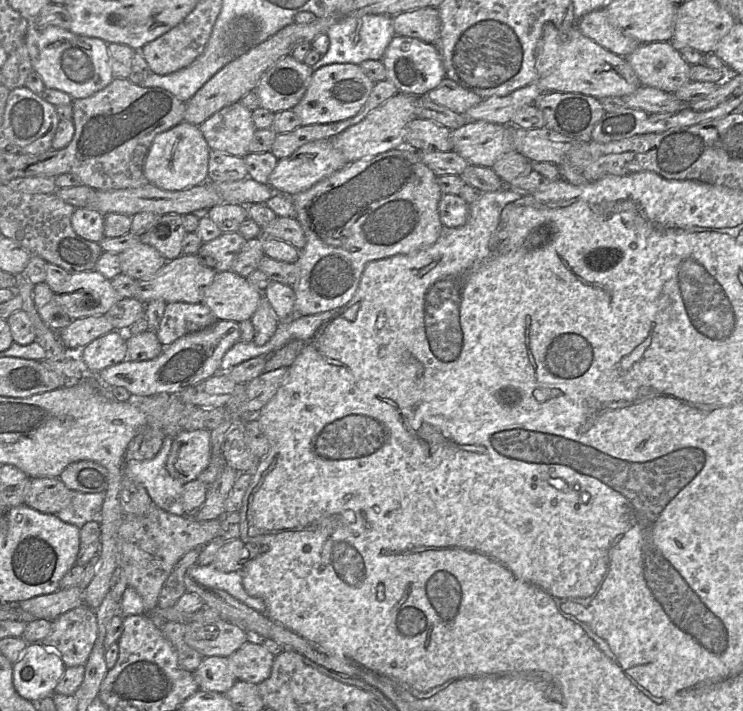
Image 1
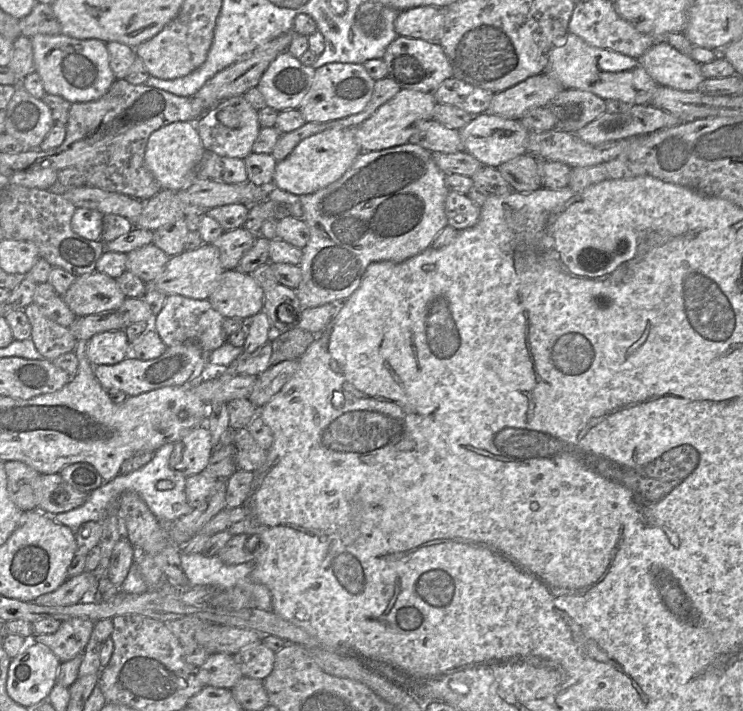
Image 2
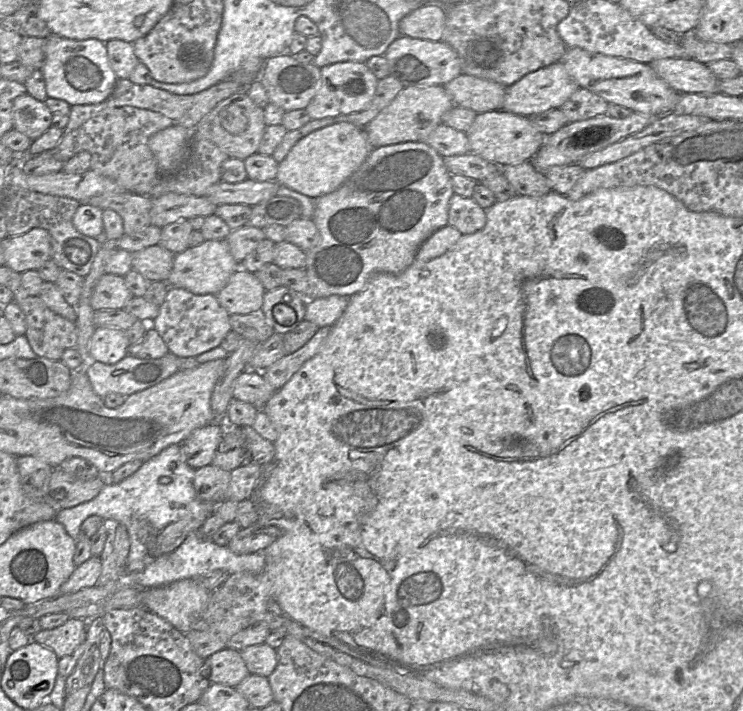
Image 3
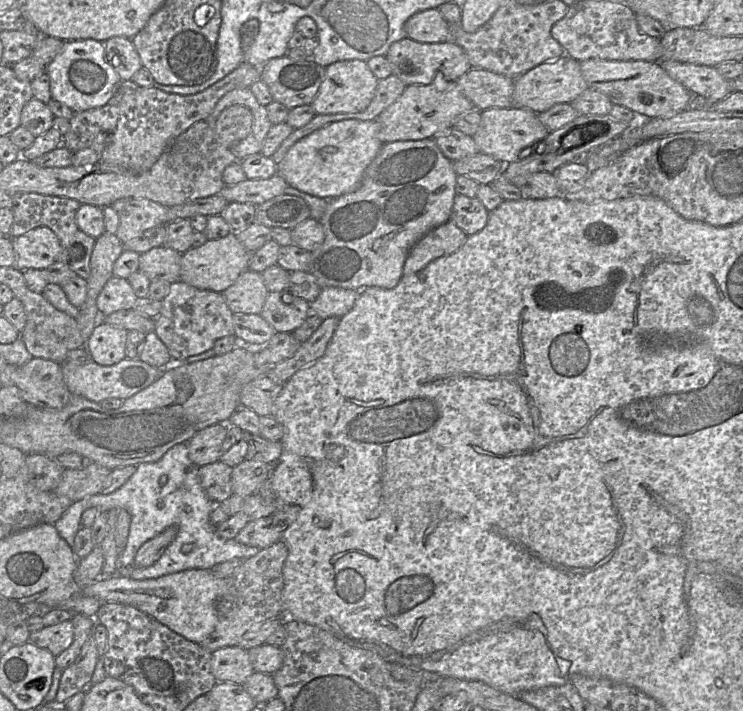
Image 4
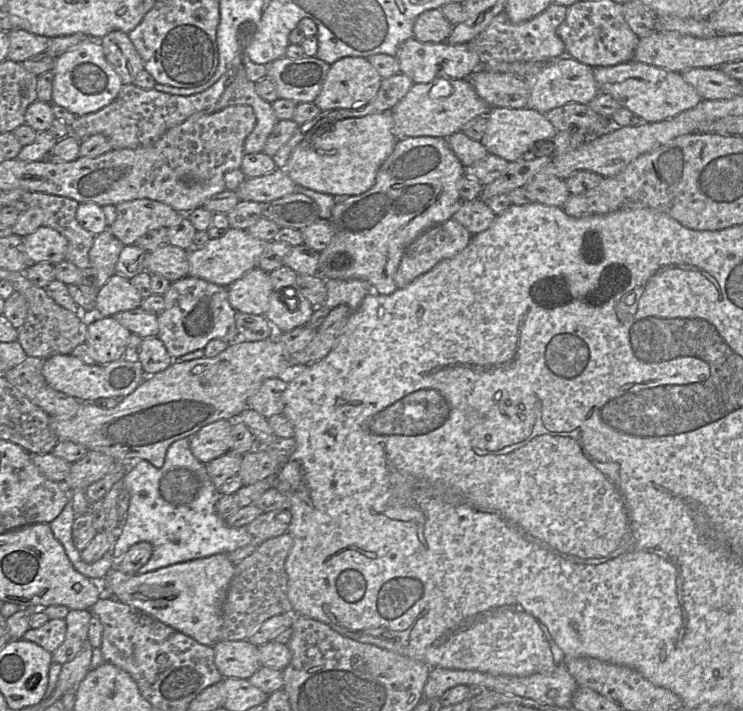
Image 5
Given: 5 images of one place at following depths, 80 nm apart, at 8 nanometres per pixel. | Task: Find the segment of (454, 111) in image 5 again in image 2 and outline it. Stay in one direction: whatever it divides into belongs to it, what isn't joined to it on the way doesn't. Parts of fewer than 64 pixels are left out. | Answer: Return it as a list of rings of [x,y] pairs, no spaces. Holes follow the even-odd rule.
[[[401,89],[373,115],[354,128],[355,138],[362,152],[383,150],[409,142],[420,124],[433,119],[436,104],[433,92]]]

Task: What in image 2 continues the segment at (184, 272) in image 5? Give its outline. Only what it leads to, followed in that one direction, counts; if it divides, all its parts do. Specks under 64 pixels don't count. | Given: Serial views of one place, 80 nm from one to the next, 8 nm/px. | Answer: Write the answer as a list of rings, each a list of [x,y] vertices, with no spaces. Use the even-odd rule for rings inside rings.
[[[151,243],[127,253],[126,269],[147,284],[164,271],[169,259],[164,251]]]

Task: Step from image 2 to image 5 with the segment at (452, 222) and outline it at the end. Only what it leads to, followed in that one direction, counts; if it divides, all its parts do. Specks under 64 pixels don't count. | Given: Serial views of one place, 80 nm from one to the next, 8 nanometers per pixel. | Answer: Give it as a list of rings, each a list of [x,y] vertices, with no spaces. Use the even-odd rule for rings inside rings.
[[[475,198],[463,200],[452,219],[463,225],[473,236],[488,229],[496,216],[485,201]]]

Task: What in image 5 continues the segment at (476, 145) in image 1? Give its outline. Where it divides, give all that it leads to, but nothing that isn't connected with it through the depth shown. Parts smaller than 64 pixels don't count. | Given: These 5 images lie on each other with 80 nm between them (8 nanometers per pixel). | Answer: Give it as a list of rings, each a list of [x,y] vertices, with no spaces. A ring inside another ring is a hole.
[[[490,108],[486,114],[487,126],[480,142],[488,154],[497,155],[509,163],[520,161],[530,154],[536,146],[541,146],[544,141],[551,140],[557,129],[546,118],[545,114],[530,108]]]

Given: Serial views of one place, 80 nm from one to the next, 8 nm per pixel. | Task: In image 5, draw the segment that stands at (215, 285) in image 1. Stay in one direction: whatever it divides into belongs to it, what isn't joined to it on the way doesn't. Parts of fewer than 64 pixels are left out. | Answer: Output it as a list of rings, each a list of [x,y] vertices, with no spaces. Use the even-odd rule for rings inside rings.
[[[256,267],[230,284],[227,291],[236,312],[265,316],[273,286],[269,273]]]

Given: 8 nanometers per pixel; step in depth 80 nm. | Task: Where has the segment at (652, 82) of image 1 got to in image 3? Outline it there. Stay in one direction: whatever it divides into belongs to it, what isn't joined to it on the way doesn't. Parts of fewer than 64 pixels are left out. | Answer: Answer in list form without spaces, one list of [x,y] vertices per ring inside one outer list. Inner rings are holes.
[[[665,58],[649,64],[656,74],[680,94],[719,93],[719,79],[710,68],[690,58]]]

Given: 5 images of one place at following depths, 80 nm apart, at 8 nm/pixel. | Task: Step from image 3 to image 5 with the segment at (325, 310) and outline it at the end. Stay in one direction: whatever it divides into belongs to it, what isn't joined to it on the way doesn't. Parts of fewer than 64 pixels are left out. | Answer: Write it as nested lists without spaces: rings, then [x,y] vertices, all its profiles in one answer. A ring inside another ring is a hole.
[[[329,279],[326,280],[327,297],[322,305],[333,309],[344,304],[355,311],[364,297],[372,291],[371,285],[361,279]]]

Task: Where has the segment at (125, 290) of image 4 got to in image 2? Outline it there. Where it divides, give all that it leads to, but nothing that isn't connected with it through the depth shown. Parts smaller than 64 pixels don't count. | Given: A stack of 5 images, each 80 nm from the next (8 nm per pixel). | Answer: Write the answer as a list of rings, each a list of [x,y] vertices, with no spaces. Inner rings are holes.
[[[95,270],[76,277],[62,298],[80,318],[104,311],[118,311],[126,296],[116,279]]]

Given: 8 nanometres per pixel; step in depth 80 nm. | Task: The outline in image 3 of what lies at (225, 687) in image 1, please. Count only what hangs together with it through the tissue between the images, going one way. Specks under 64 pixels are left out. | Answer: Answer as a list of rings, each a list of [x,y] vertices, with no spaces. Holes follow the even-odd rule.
[[[224,648],[205,660],[203,675],[212,684],[236,687],[250,675],[250,672],[240,651]]]

